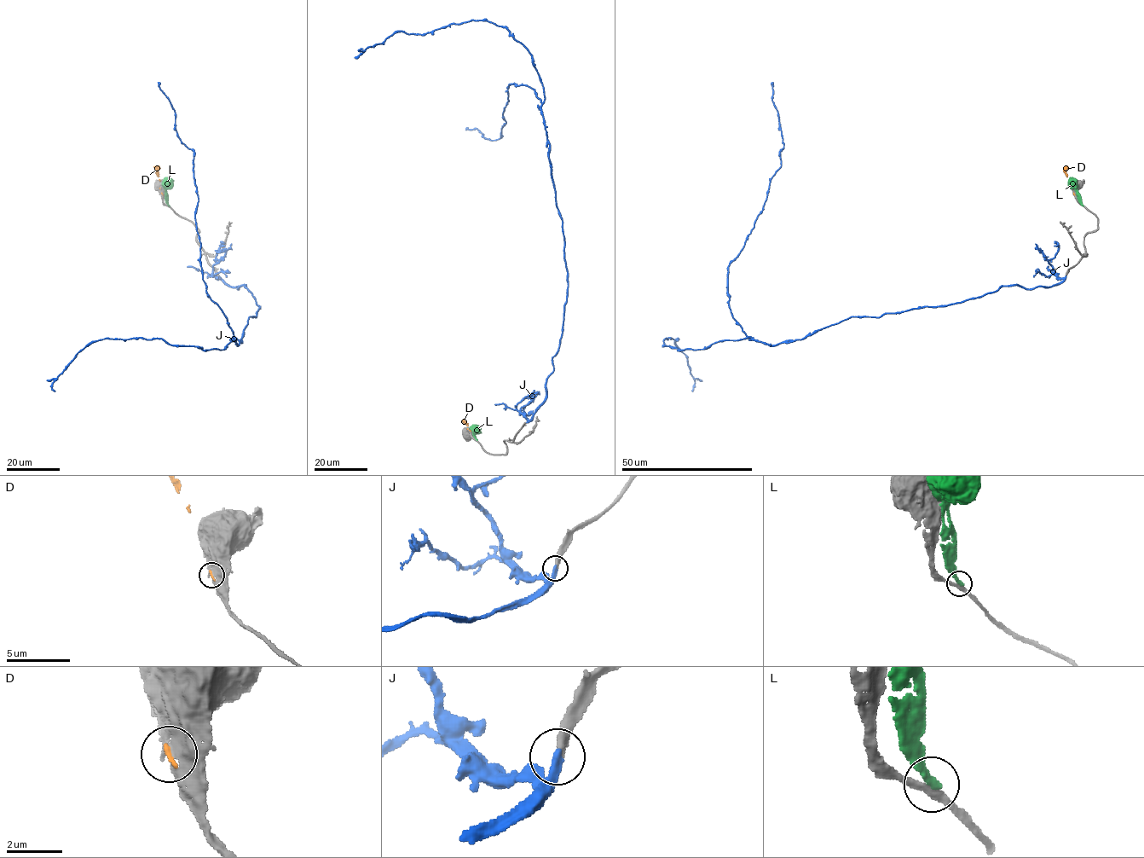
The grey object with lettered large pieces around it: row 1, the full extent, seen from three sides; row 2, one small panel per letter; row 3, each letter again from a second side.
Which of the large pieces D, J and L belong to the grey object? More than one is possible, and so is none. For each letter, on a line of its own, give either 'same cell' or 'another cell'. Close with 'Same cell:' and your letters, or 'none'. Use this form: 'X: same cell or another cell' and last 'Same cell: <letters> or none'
D: another cell
J: same cell
L: another cell
Same cell: J

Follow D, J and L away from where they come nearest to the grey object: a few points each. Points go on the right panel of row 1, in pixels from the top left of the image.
D: (1073, 194), (1065, 171), (1067, 166)
J: (1066, 276), (850, 316), (774, 345), (748, 337), (730, 310), (728, 268), (781, 166), (773, 82)
L: (1083, 205), (1076, 182), (1070, 178)

